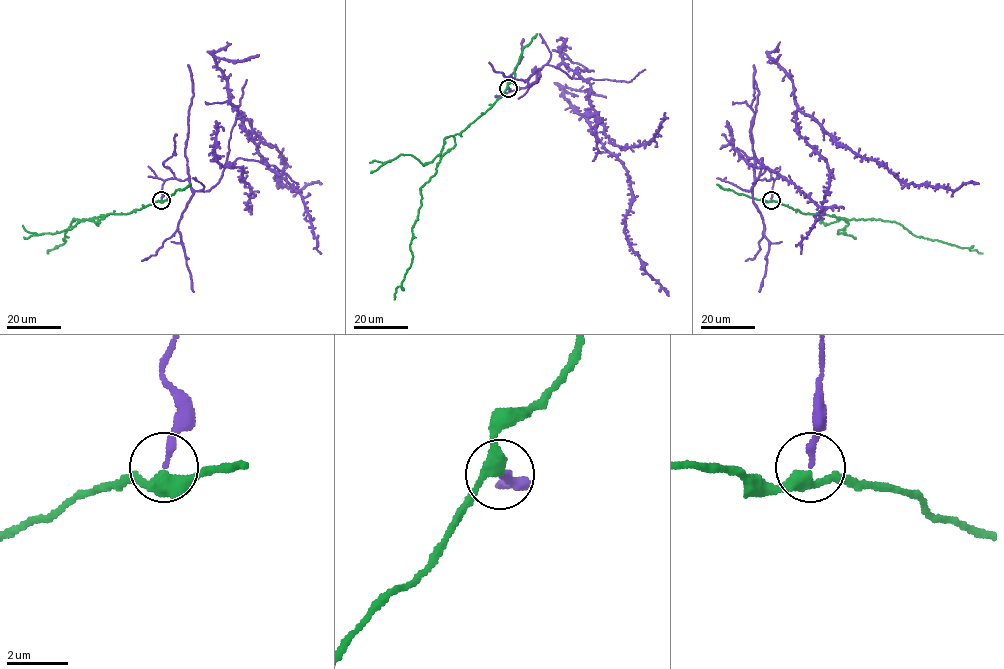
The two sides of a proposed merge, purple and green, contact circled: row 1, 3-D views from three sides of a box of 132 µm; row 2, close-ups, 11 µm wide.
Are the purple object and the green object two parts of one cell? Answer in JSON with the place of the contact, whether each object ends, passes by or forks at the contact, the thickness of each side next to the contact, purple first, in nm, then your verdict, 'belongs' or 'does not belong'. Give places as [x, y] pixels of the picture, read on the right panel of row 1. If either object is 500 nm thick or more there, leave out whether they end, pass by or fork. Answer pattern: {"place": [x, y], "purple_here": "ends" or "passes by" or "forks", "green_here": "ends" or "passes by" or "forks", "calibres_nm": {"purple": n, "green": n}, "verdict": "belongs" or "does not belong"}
{"place": [771, 200], "purple_here": "ends", "green_here": "passes by", "calibres_nm": {"purple": 200, "green": 360}, "verdict": "does not belong"}

